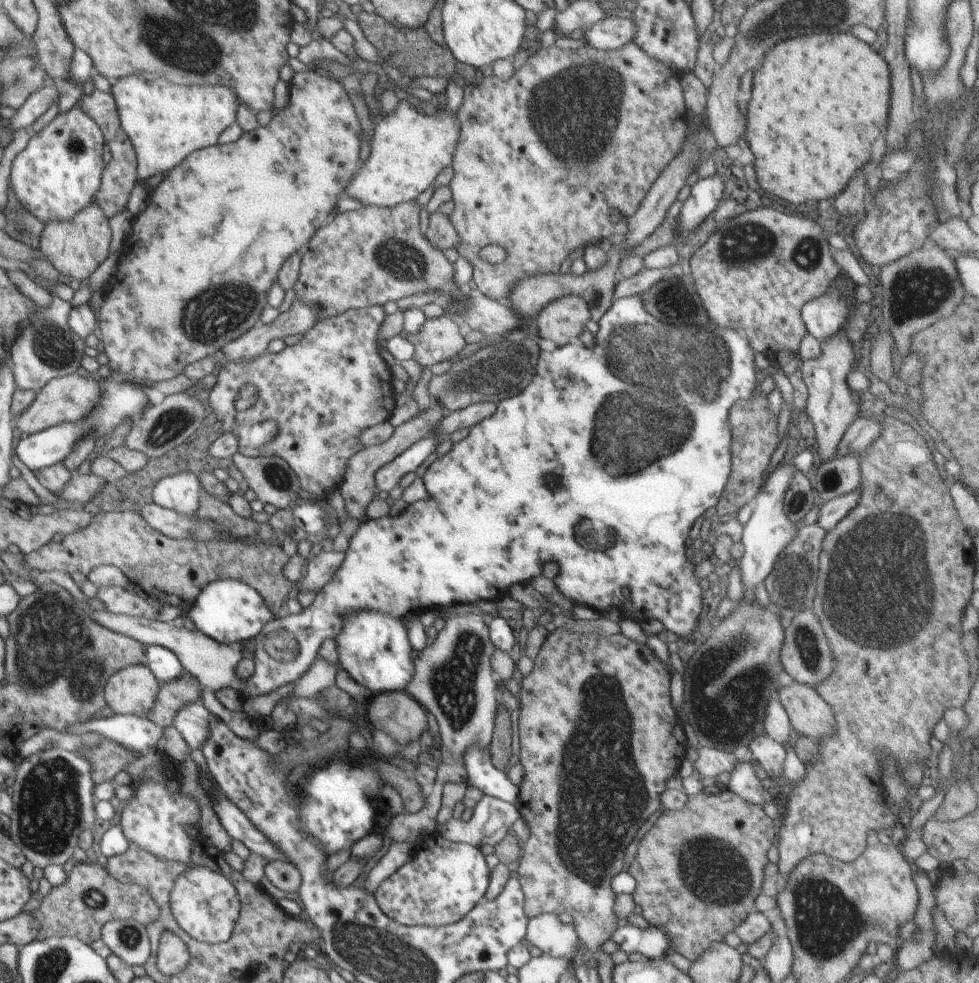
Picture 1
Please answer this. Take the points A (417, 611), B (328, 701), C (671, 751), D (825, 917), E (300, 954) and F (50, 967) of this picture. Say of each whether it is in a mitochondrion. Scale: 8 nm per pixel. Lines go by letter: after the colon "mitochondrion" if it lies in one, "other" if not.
A: other
B: mitochondrion
C: other
D: mitochondrion
E: other
F: mitochondrion

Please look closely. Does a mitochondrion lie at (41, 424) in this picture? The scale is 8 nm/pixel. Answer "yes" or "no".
no

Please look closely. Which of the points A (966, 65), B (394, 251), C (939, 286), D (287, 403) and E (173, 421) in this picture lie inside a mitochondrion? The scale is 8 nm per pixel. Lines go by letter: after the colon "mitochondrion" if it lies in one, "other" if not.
A: other
B: mitochondrion
C: mitochondrion
D: other
E: mitochondrion

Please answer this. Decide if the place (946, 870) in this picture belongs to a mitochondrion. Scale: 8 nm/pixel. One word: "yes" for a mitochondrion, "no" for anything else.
no

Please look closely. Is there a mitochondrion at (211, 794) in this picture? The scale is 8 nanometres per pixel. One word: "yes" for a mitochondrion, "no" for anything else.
no

